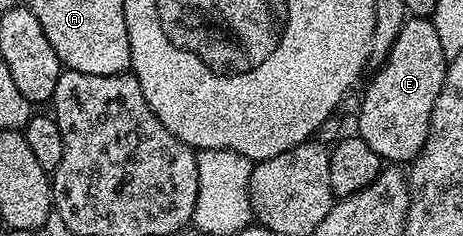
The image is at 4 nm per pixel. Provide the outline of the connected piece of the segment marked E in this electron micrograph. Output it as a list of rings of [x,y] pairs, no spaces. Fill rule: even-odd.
[[[409,18],[406,19],[403,30],[399,30],[399,38],[395,38],[395,42],[391,46],[389,55],[385,57],[381,68],[373,76],[373,85],[365,92],[365,97],[361,100],[361,109],[357,112],[357,128],[355,128],[356,135],[363,138],[363,142],[367,142],[367,146],[371,146],[371,150],[375,150],[375,154],[379,154],[382,161],[392,162],[397,166],[405,166],[420,154],[423,146],[429,137],[429,123],[431,122],[431,110],[435,106],[435,98],[439,98],[439,90],[445,84],[445,69],[447,67],[447,57],[443,50],[443,42],[439,42],[439,34],[435,34],[435,26],[432,19],[429,18]]]

